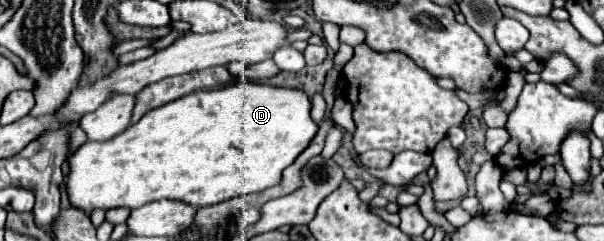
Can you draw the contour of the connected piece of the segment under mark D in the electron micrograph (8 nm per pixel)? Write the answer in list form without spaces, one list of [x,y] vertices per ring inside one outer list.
[[[238,82],[234,86],[226,86],[220,90],[200,90],[200,92],[192,92],[184,98],[178,98],[176,102],[168,102],[168,106],[162,106],[160,110],[150,110],[148,114],[144,114],[144,118],[140,118],[138,124],[130,124],[124,132],[120,132],[118,136],[106,140],[106,142],[84,142],[78,150],[74,150],[68,158],[68,174],[66,174],[66,194],[70,204],[76,210],[82,210],[84,214],[92,214],[96,208],[100,210],[110,210],[110,208],[140,208],[148,202],[154,200],[180,200],[180,202],[188,202],[190,206],[202,208],[202,206],[212,206],[236,196],[246,196],[252,192],[262,192],[264,188],[274,186],[276,182],[280,182],[282,170],[286,166],[290,166],[296,160],[296,154],[300,154],[304,150],[304,146],[310,144],[312,136],[316,134],[318,124],[312,120],[310,116],[310,100],[302,90],[290,90],[290,88],[274,88],[274,86],[264,86],[264,84],[254,84],[254,82]]]

